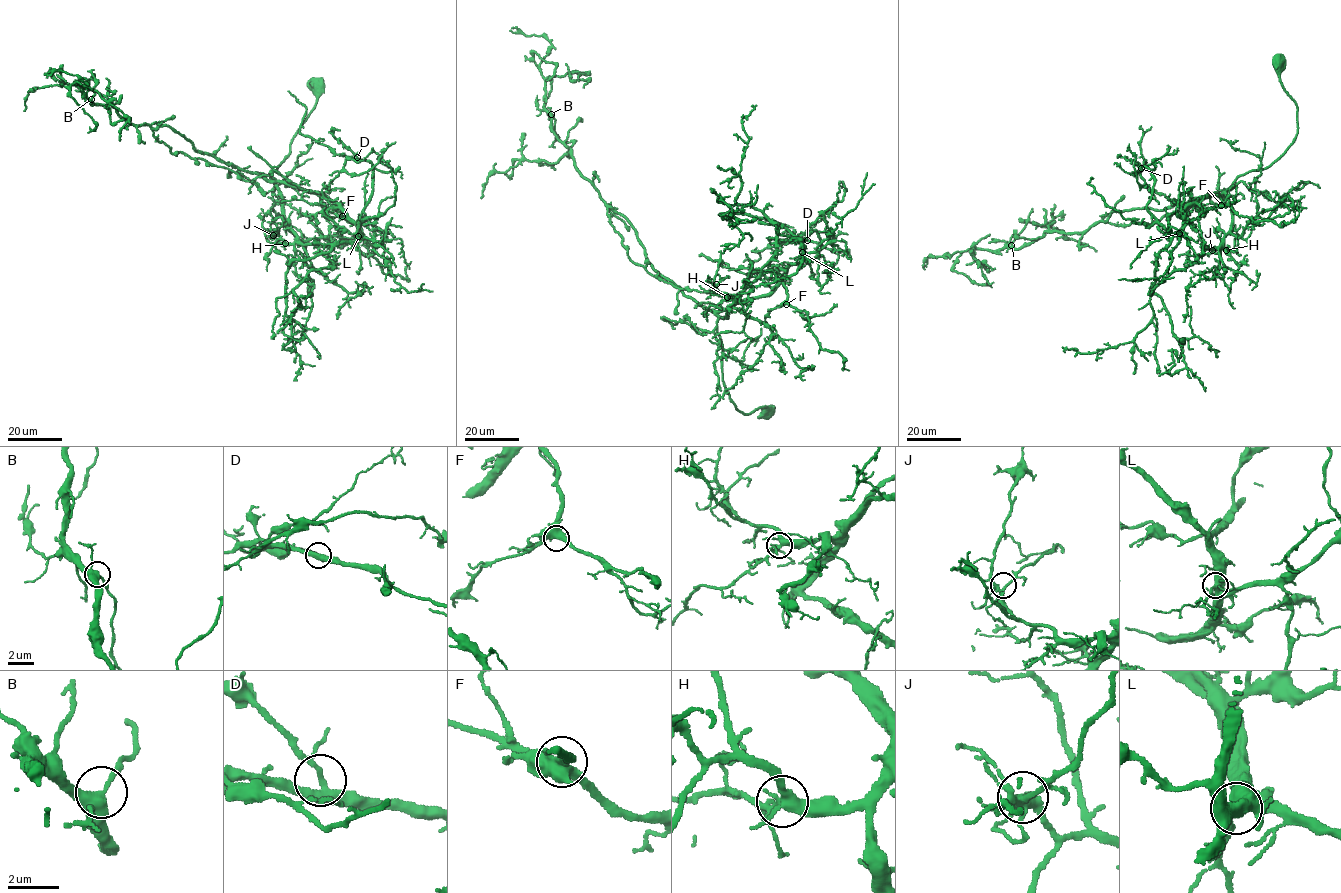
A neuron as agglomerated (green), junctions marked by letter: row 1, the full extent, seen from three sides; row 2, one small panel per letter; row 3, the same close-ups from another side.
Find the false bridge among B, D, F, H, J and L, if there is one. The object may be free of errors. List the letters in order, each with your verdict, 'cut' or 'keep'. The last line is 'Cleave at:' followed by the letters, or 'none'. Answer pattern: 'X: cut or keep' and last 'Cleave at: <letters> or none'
B: keep
D: keep
F: keep
H: keep
J: keep
L: keep
Cleave at: none

